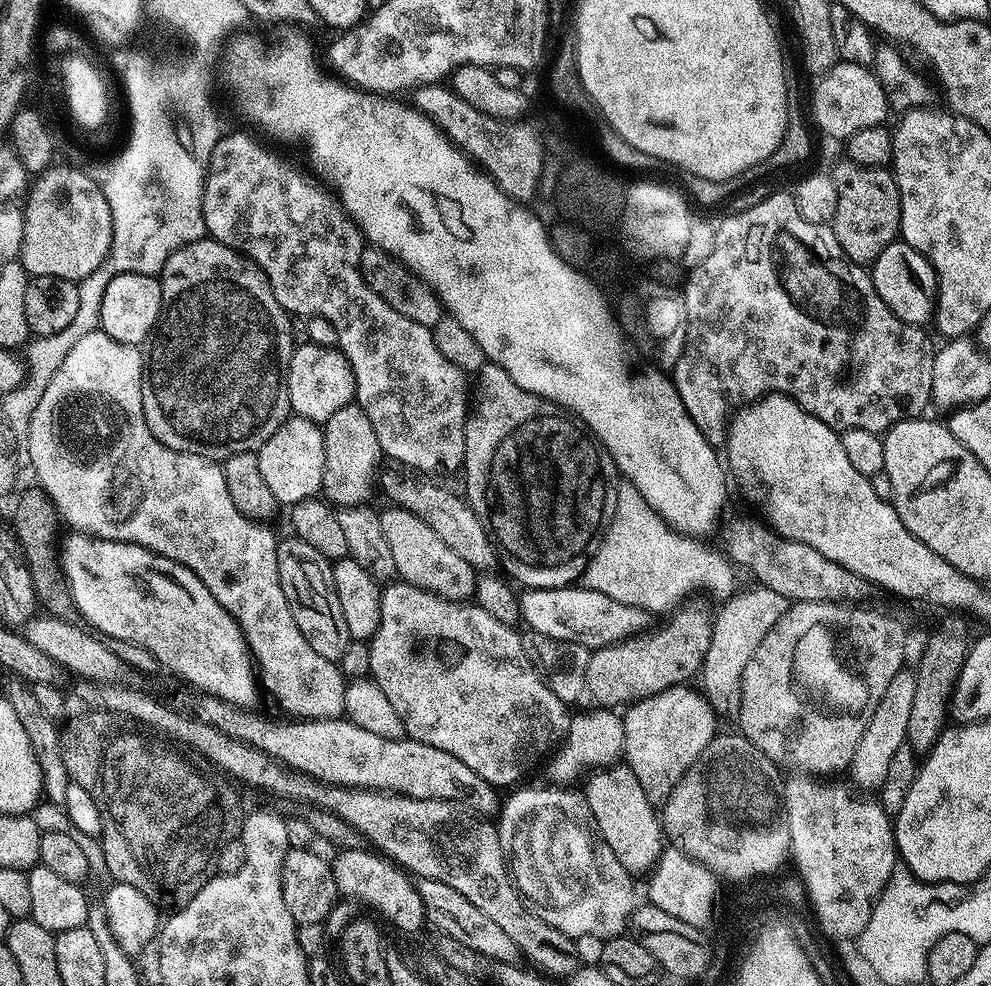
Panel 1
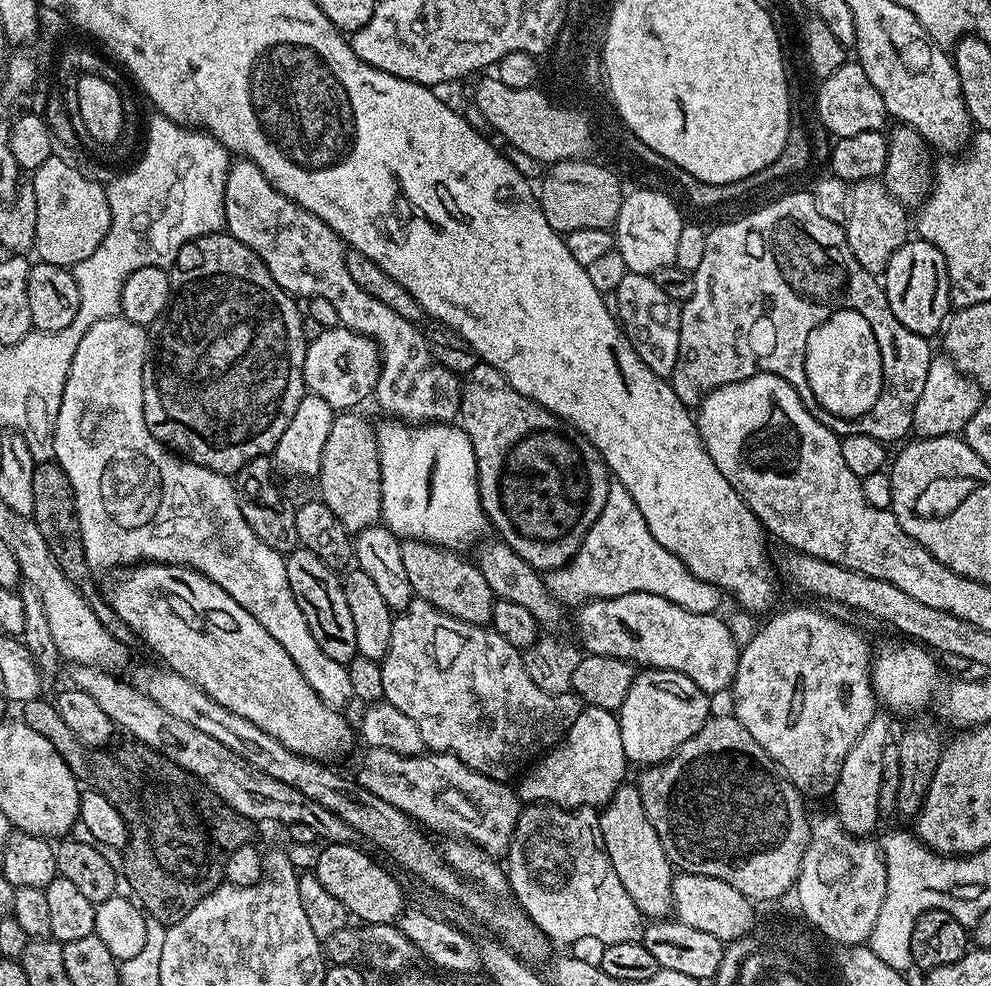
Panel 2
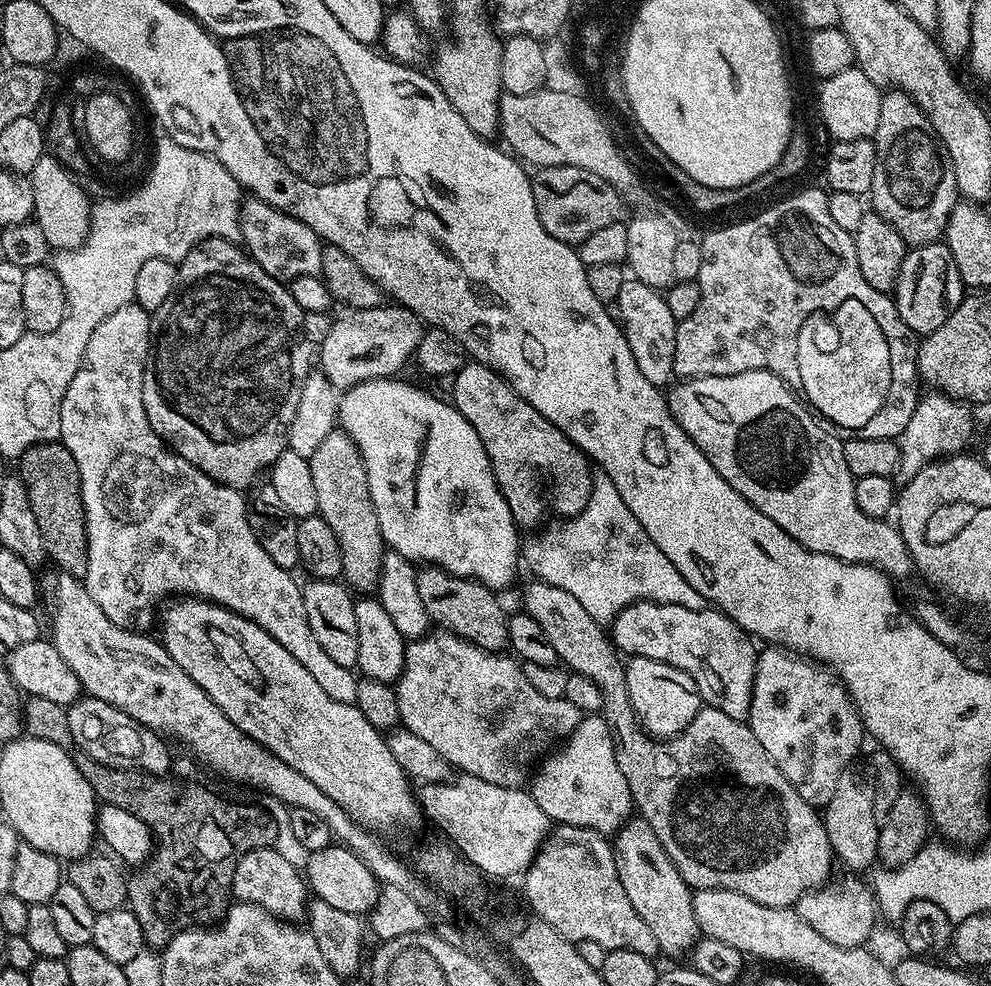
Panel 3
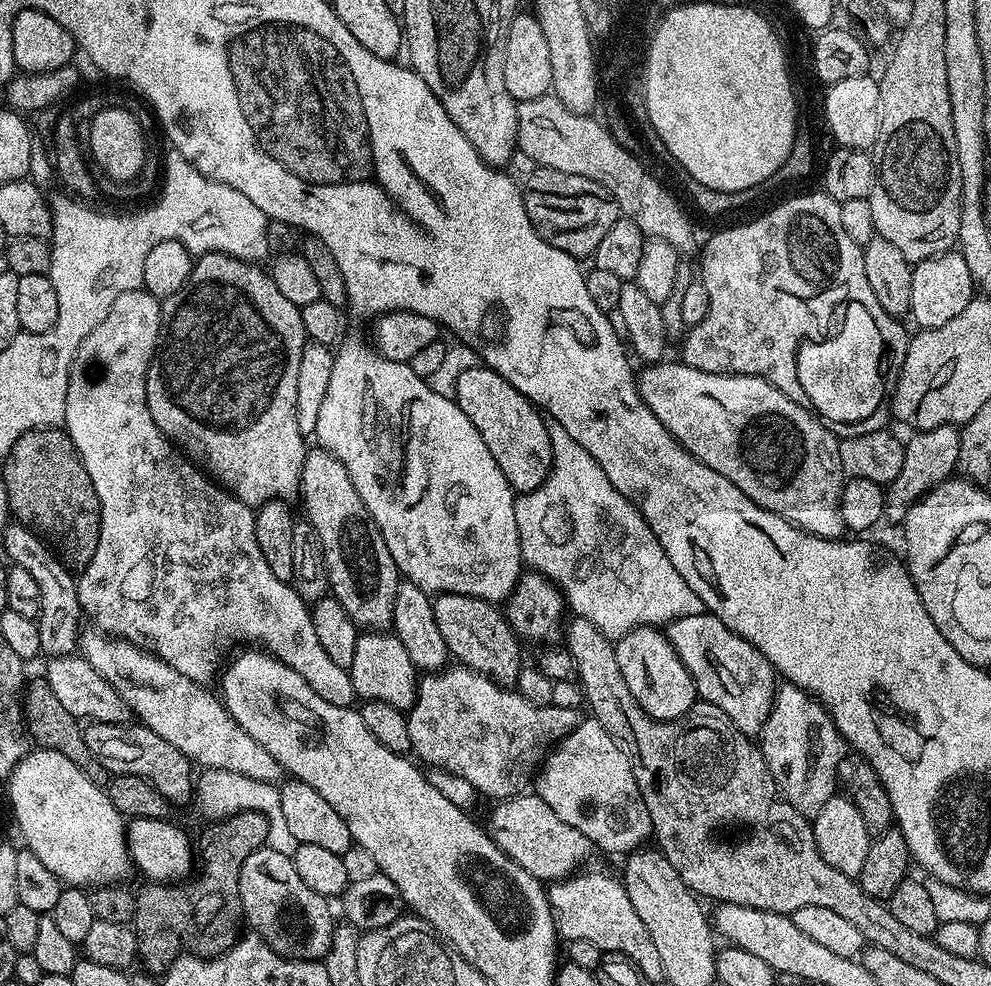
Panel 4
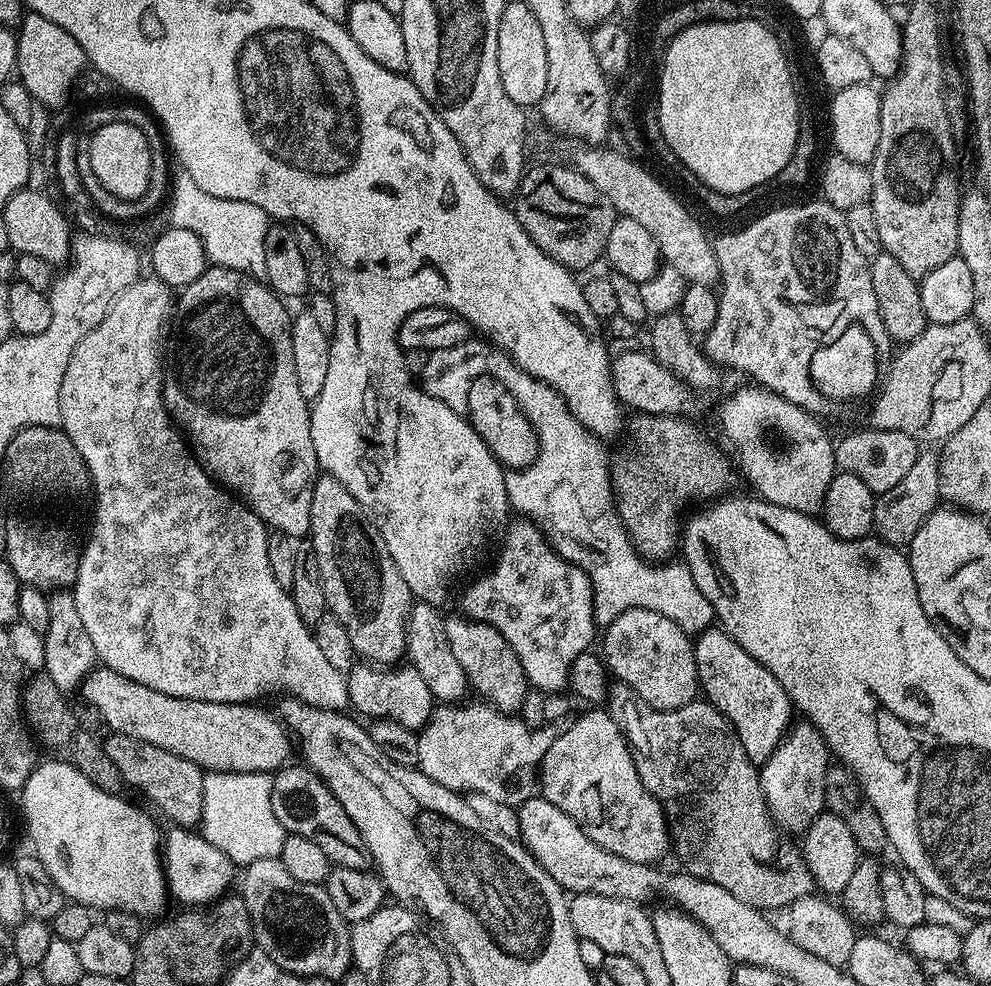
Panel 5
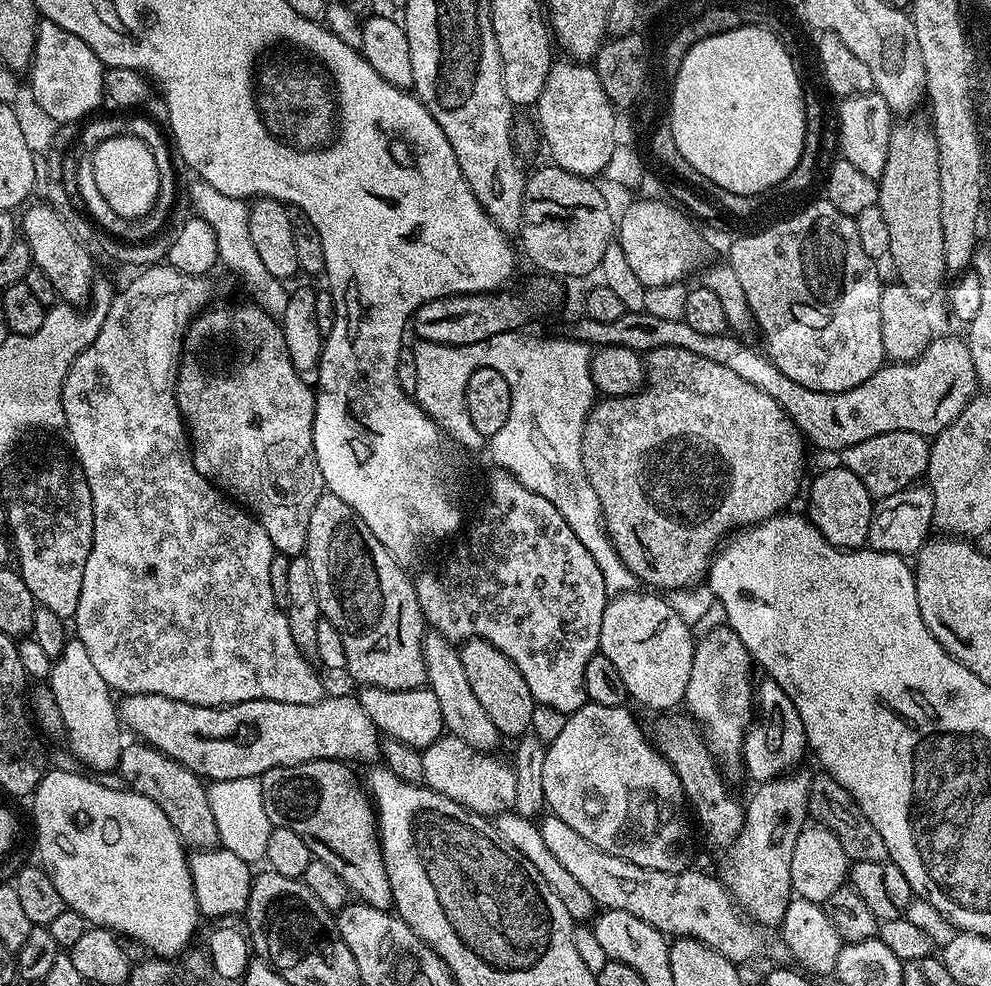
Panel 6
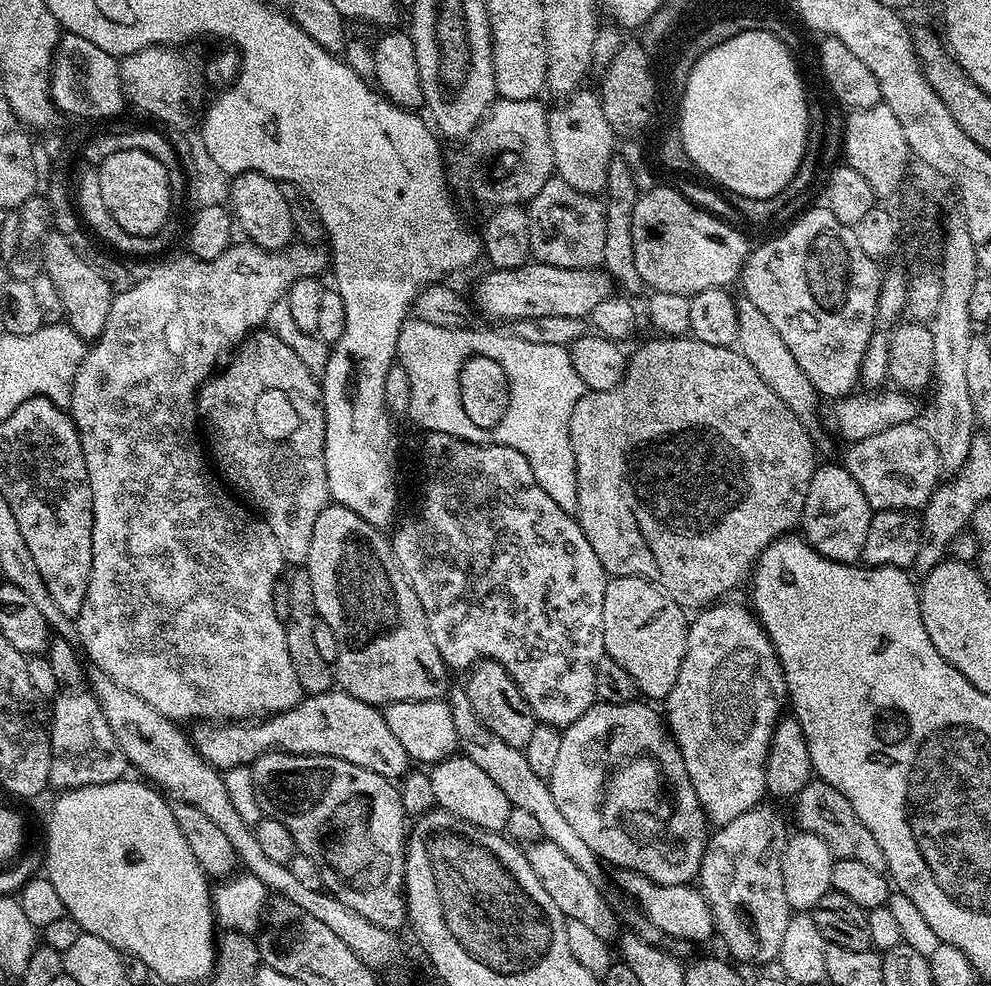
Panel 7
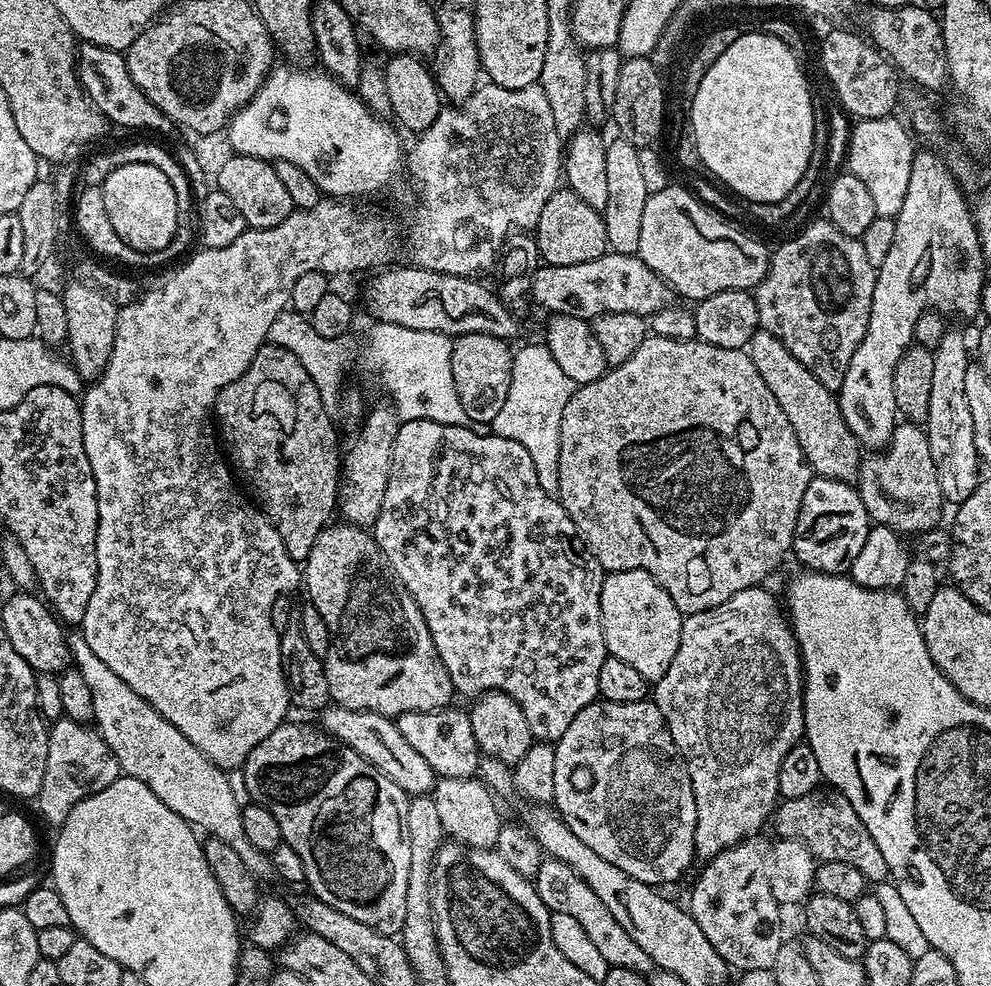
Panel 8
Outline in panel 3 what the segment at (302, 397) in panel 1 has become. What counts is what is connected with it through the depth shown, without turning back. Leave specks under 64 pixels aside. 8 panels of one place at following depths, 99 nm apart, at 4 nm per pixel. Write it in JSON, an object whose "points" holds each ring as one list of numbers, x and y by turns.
{"points":[[385,302,370,310,352,310,344,315,348,316,341,320,333,319,330,334,326,334,318,346,319,371,324,372,338,390,402,373,404,363,415,357,418,342,422,342,426,331,426,325,419,316,395,302]]}

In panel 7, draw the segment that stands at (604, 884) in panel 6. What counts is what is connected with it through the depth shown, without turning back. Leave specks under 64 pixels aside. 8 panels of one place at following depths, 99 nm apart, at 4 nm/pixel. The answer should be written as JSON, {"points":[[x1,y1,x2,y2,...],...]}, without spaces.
{"points":[[617,871,616,884,633,900,645,920,653,929,658,928,676,940,708,940,713,939,714,929,710,906,706,902,704,893,692,884,666,886,654,882,637,872]]}

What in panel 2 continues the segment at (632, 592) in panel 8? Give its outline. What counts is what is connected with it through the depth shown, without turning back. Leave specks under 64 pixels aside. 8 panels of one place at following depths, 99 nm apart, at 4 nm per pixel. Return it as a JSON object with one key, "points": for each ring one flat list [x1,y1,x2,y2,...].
{"points":[[645,667,639,671,626,694,626,702,618,709,622,750,629,765,651,766,669,760,710,719,708,700,709,693,686,678,686,674,669,668]]}

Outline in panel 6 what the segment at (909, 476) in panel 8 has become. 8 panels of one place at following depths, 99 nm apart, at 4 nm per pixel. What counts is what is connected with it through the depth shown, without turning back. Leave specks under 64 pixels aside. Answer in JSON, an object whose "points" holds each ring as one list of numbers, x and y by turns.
{"points":[[891,432,866,438,866,442,850,446,839,453,838,460,850,470,850,474,858,478,858,482,862,482,862,486,866,486,873,501,877,501,890,494,898,494,898,490,906,490,927,473,929,447,929,441,925,437,913,432]]}

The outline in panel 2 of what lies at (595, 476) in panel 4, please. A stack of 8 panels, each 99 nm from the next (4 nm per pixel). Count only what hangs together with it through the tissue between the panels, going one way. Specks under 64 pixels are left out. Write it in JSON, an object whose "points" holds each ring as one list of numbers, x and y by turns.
{"points":[[613,479,606,494,606,506,602,506,602,514,588,528,588,533,580,543,575,556,562,568,553,568,544,576,544,584,553,596,565,606,579,606,590,600,605,600,618,594,658,594,658,598,666,598,682,610,690,610,694,614,715,613,720,604,721,589,713,584,704,584,690,574,688,567,673,552,666,550,654,534,646,526,646,518,638,511,634,498,630,498,630,490,622,486,622,482]]}

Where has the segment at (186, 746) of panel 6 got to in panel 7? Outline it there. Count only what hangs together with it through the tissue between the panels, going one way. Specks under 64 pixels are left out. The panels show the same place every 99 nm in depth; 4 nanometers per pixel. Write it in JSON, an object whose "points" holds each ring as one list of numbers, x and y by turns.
{"points":[[333,690,331,692,323,692,317,696,305,695,301,699,299,704,296,704,290,710,285,712,278,712,271,716,265,716,257,719,255,722,200,722,195,725,196,728,193,732,190,732,190,741,193,747,198,750,198,754,204,759,210,766,214,766,218,770,227,770,230,768,243,768,250,766,254,761,258,759,262,754,267,752,282,751,289,752,290,754,302,754,303,756,333,756,334,758,342,758,346,762,354,762,354,766,362,766,366,770,374,770,374,774,382,774,382,778,396,782,399,781,410,770,410,761,406,754,406,749,402,746,402,742,398,742,398,738,394,738,394,733,390,731,390,726,386,726,384,721,384,713,375,704,367,704,362,702,358,698,354,698,350,694,346,694,343,690]]}

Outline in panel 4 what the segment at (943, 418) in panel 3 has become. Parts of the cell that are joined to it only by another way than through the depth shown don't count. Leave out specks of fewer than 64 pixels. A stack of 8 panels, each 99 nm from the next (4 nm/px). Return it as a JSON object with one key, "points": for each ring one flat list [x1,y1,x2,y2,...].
{"points":[[943,424,925,432,916,432,907,437,902,458,902,470,898,470,898,478,887,485,884,493,884,514,890,521,903,522,908,512,936,484,949,479,957,471,960,459,960,428,954,424]]}

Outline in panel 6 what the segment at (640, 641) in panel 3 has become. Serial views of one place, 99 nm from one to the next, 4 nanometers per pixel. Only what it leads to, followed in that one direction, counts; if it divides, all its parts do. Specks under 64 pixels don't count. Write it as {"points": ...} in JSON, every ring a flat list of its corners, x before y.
{"points":[[764,678,761,684,754,688,754,708,758,715,748,726,744,735,744,754,742,757,743,771,748,771,748,776,756,780,757,785,762,785,767,780,776,780,786,776,789,772,799,769,804,760,804,755,809,755,806,730,802,726,802,718,798,718,798,710,794,702,778,686,778,682]]}

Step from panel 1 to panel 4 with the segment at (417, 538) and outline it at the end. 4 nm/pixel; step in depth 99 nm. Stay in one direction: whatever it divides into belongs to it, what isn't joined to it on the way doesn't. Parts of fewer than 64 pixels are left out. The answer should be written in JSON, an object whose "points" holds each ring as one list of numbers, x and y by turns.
{"points":[[441,592,433,599,432,609,438,621,438,631,442,633,448,655,453,661,459,662,471,672,490,678,496,684,515,685,522,667,522,641,508,625,507,615,497,605,480,596]]}

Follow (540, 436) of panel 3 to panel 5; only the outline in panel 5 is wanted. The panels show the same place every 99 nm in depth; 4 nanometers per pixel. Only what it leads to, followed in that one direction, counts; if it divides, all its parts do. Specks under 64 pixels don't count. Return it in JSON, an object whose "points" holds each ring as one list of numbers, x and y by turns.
{"points":[[480,376,470,386,466,419,505,469,528,468,536,460,536,454,540,450,536,431,510,390,506,390,506,386,494,377]]}

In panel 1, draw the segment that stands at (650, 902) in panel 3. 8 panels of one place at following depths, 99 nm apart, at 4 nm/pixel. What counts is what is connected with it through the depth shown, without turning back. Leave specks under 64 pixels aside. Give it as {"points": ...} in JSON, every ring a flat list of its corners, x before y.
{"points":[[617,762,611,768,602,768,591,773,586,783,588,785,583,785,582,791,592,811,592,823,600,839,606,842,606,846,610,846,610,850,614,850,614,858,618,858,618,862,622,862,622,866,626,866,633,877,640,878,640,875,643,877,651,873,660,860,660,853,666,847,666,837,657,805,646,794,646,790,642,790,642,782,634,778,634,770,630,770,627,763]]}

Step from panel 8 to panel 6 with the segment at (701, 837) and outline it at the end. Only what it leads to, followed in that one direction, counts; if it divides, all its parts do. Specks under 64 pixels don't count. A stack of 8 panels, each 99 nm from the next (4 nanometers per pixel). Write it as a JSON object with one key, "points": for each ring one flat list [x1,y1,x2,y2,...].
{"points":[[727,626,712,628,704,637,696,640,694,666,690,666,690,682,686,682,683,707,687,715,699,724,704,741,719,757,725,769,739,769,742,764,744,735,747,734,748,726,754,719,754,684,753,681,748,681,752,676,752,668,754,669,753,658,746,650,742,638,738,638,738,634,734,634,732,628]]}

